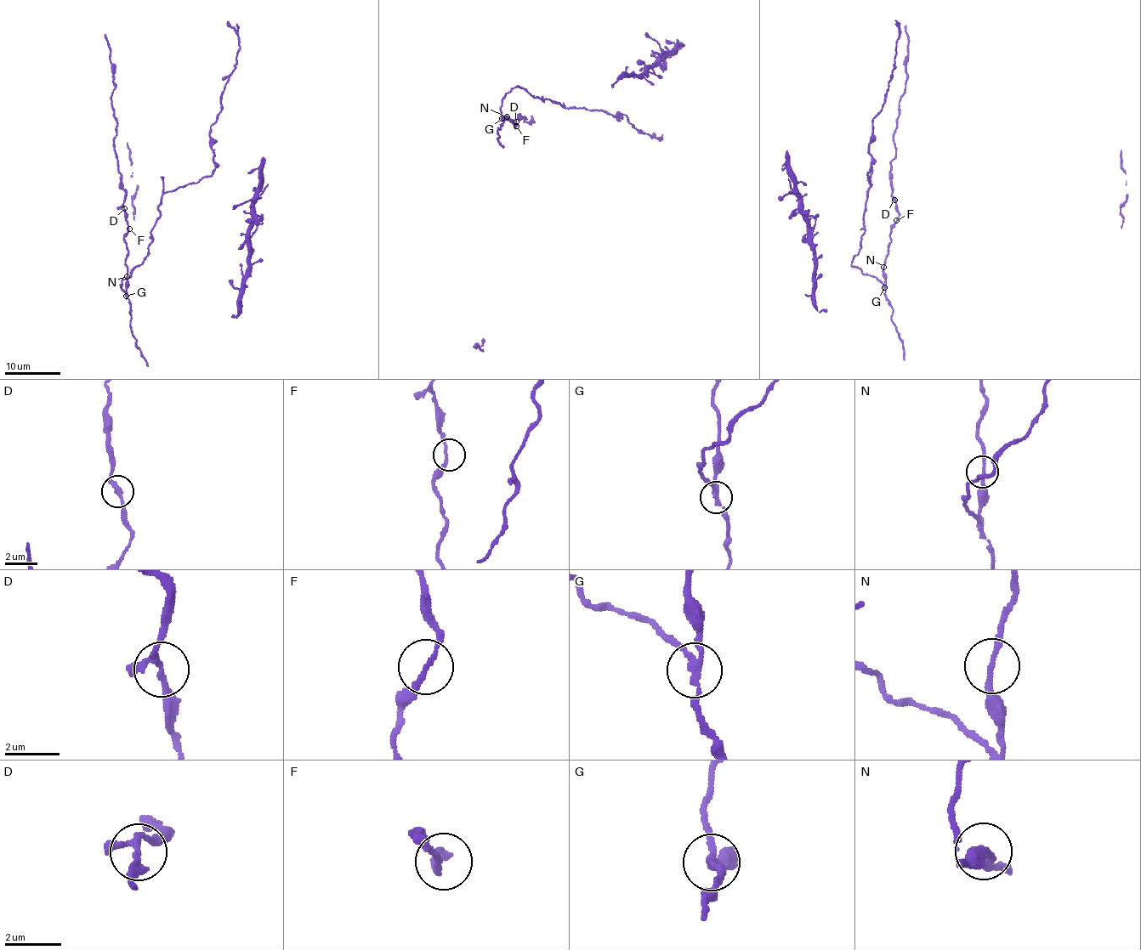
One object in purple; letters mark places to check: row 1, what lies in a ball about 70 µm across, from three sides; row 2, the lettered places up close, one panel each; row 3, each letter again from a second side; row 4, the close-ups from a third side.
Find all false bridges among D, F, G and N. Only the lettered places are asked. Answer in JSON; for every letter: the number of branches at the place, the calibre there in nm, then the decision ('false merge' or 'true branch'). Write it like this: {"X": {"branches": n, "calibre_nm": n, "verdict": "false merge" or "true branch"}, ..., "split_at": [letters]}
{"D": {"branches": 3, "calibre_nm": 180, "verdict": "true branch"}, "F": {"branches": 2, "calibre_nm": 170, "verdict": "true branch"}, "G": {"branches": 3, "calibre_nm": 200, "verdict": "false merge"}, "N": {"branches": 2, "calibre_nm": 190, "verdict": "true branch"}, "split_at": ["G"]}

